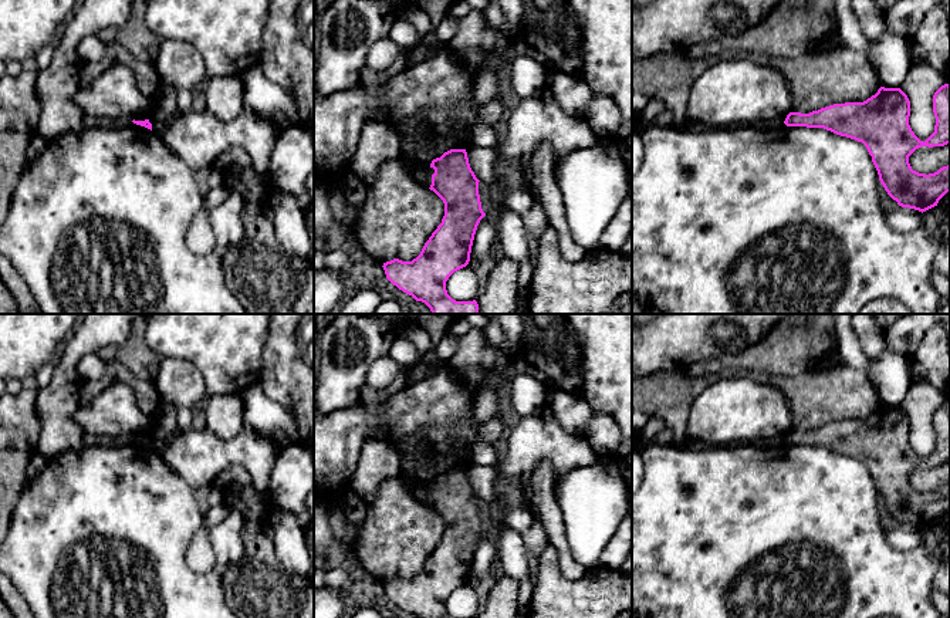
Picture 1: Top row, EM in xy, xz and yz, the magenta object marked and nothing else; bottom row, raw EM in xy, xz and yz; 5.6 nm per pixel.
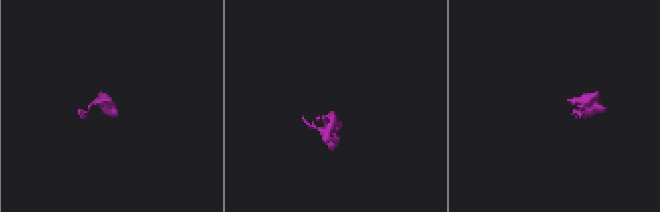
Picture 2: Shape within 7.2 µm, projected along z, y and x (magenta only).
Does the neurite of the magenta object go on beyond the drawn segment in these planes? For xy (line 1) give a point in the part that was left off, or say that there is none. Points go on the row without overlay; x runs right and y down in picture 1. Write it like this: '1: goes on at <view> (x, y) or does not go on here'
1: does not go on here

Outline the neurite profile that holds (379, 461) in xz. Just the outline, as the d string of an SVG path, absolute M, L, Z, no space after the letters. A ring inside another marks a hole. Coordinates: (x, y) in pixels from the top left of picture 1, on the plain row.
M371 438L348 484L364 502L371 503L385 480L399 476L403 476L399 450L385 439Z

